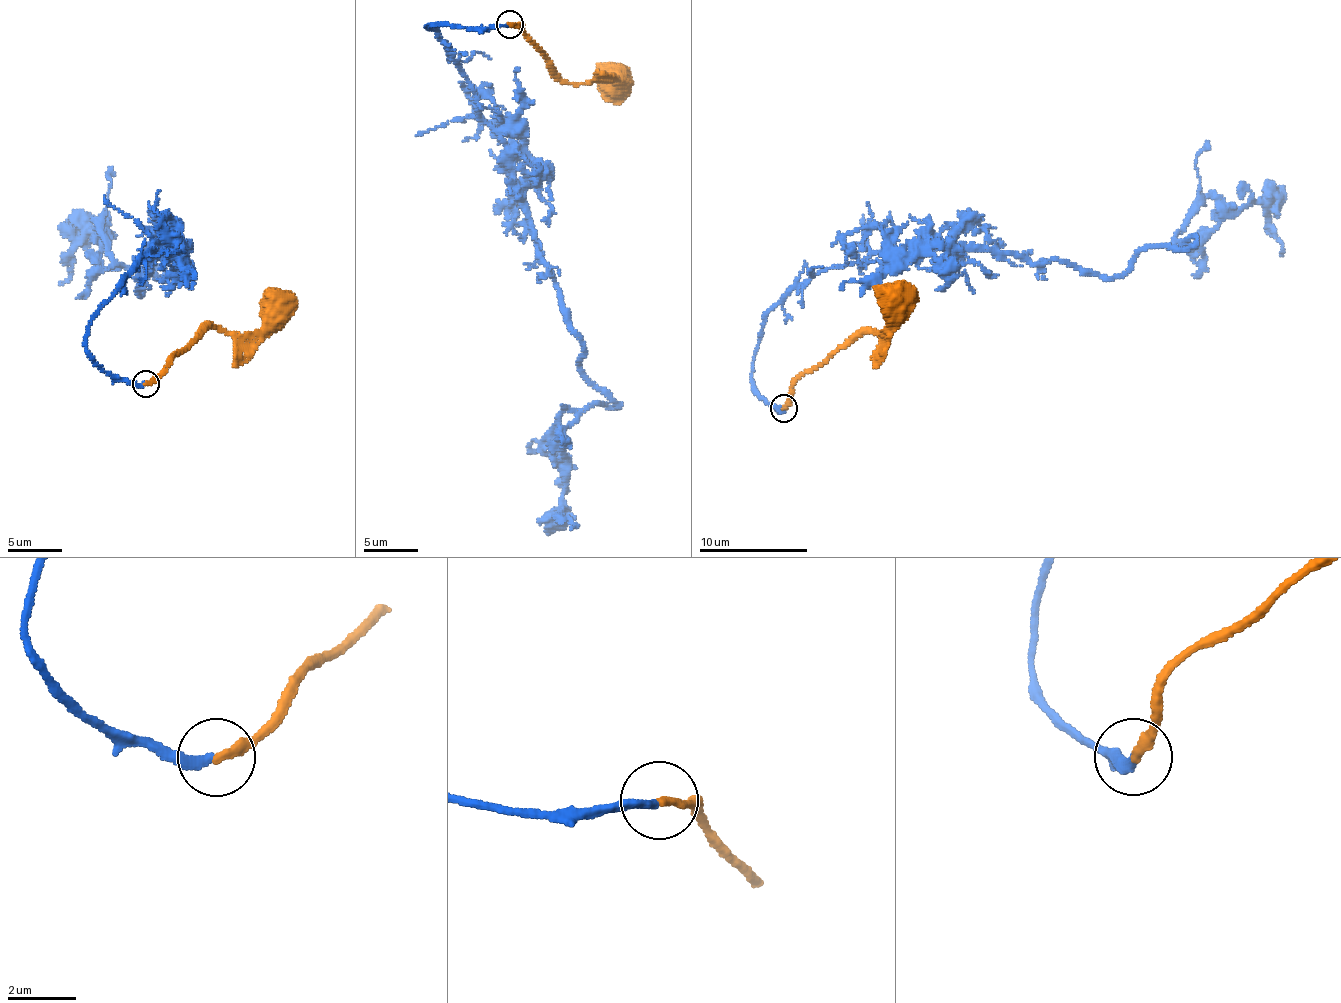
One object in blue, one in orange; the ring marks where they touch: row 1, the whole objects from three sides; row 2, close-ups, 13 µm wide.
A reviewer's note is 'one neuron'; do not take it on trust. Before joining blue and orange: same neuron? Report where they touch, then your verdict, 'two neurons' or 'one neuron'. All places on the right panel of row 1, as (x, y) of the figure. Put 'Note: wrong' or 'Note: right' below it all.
place (784, 408); one neuron
Note: right

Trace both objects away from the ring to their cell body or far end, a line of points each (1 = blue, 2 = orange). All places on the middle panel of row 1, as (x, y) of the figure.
1: (508, 23), (425, 25), (504, 148), (578, 358), (617, 405), (590, 404), (562, 429), (571, 529)
2: (510, 23), (522, 25), (562, 80), (590, 84), (617, 79)

